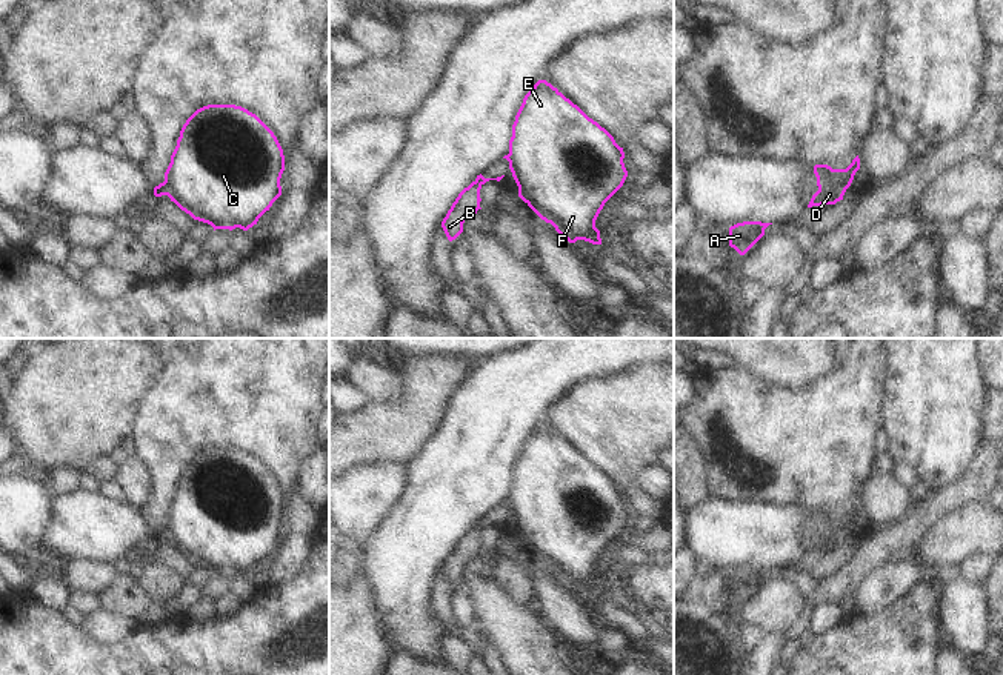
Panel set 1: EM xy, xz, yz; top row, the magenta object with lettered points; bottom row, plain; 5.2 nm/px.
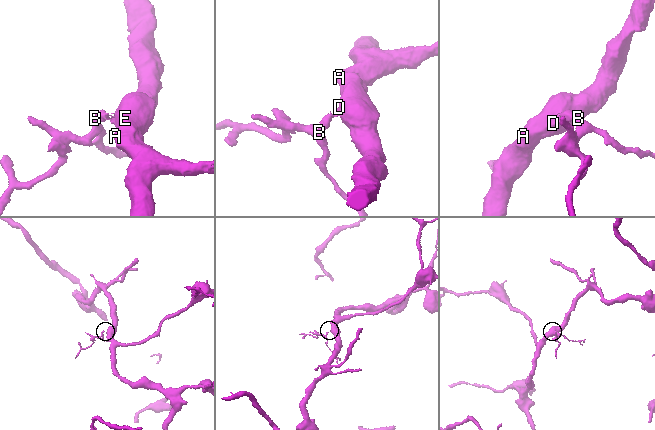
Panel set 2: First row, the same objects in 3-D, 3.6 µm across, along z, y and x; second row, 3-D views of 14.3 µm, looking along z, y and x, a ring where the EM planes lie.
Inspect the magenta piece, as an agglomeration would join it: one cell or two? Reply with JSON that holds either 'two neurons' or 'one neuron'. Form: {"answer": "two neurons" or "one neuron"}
{"answer": "two neurons"}

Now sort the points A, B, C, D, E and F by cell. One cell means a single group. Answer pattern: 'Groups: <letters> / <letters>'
Groups: A C D E F / B.

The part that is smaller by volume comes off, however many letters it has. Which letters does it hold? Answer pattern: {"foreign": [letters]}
{"foreign": ["B"]}

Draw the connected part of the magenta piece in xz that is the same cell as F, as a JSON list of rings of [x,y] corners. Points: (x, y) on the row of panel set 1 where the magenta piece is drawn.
[[[546,80],[525,95],[512,125],[509,163],[518,197],[569,243],[601,244],[595,220],[605,203],[623,186],[625,152],[614,137]]]

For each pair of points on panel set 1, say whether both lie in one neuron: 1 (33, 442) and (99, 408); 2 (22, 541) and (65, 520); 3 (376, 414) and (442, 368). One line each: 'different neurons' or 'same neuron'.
1: same neuron
2: different neurons
3: same neuron

